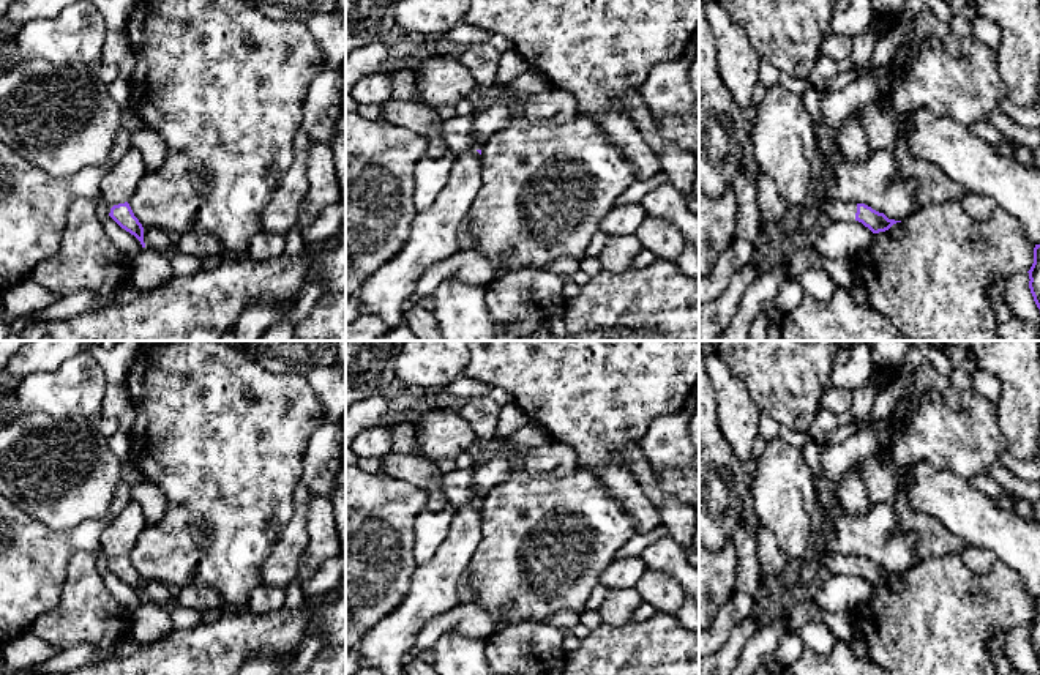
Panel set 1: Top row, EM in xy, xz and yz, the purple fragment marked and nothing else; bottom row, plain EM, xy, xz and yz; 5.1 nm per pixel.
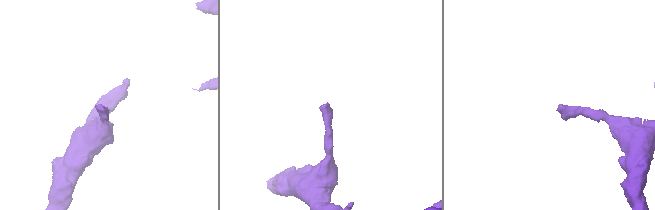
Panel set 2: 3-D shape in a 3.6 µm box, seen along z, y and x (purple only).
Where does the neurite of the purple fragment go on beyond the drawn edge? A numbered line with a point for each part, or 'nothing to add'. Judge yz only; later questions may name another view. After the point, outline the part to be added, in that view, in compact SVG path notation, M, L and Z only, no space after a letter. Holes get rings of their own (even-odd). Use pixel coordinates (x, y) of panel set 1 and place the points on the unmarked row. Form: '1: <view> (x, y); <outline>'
1: yz (837, 563); M827 554L824 565L830 569L832 574L855 574L857 557Z

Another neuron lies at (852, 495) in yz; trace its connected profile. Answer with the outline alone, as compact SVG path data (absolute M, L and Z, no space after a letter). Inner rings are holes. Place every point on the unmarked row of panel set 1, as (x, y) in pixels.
M855 465L844 472L836 494L843 511L846 511L849 516L860 516L870 508L866 486Z

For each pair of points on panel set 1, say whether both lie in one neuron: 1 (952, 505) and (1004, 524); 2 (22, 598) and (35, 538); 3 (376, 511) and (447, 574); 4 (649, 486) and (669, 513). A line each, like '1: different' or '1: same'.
1: same
2: same
3: different
4: same

